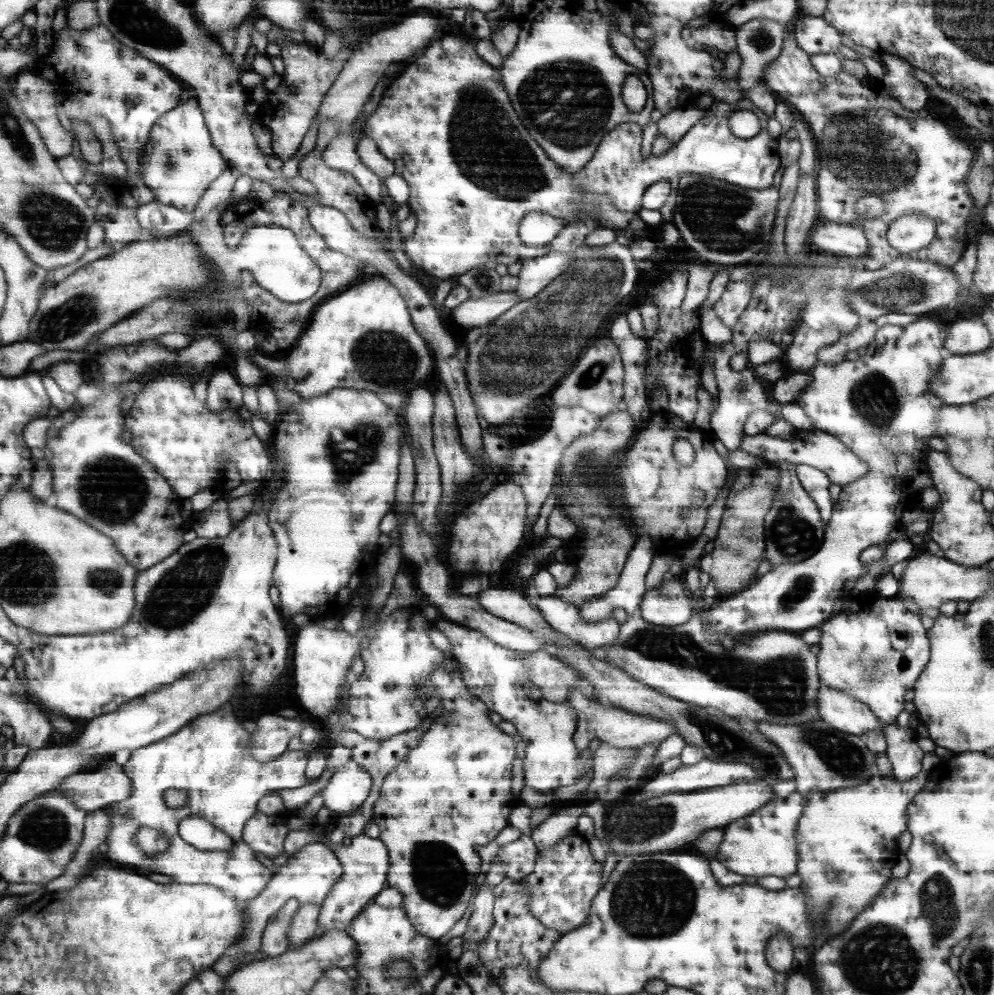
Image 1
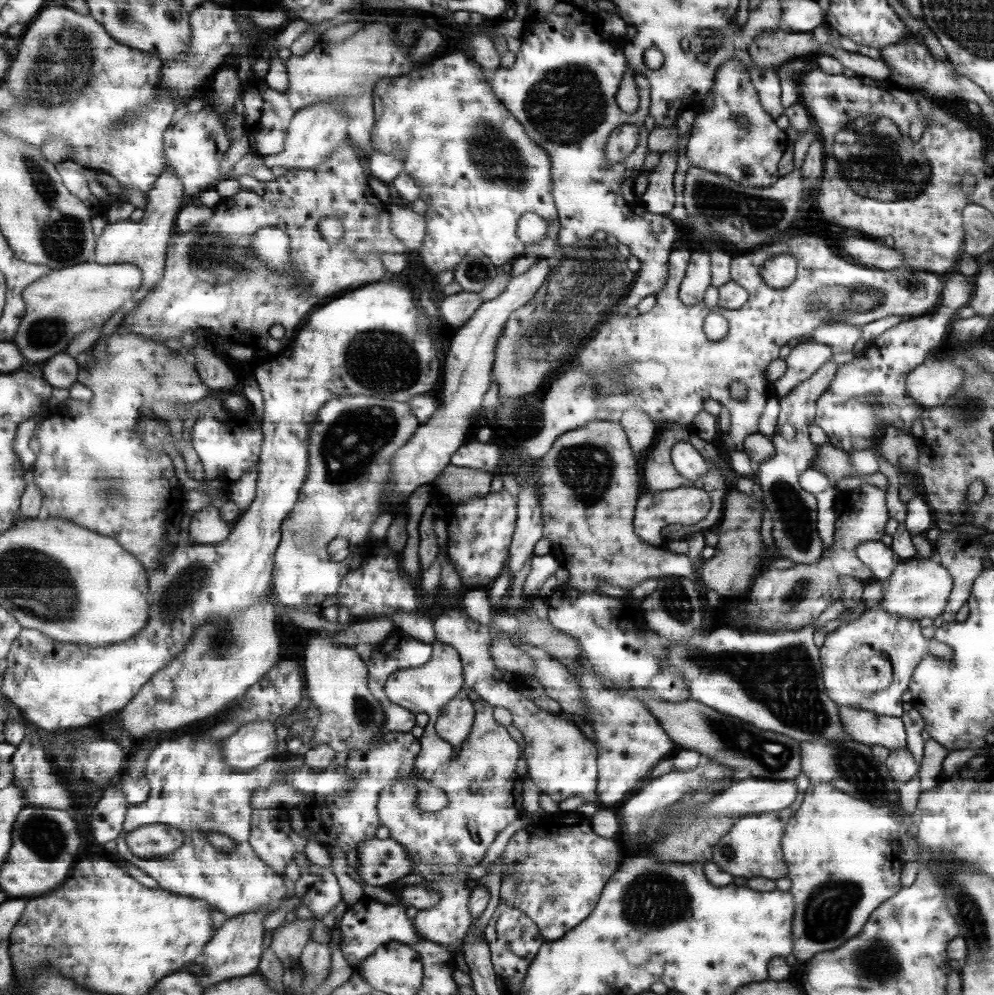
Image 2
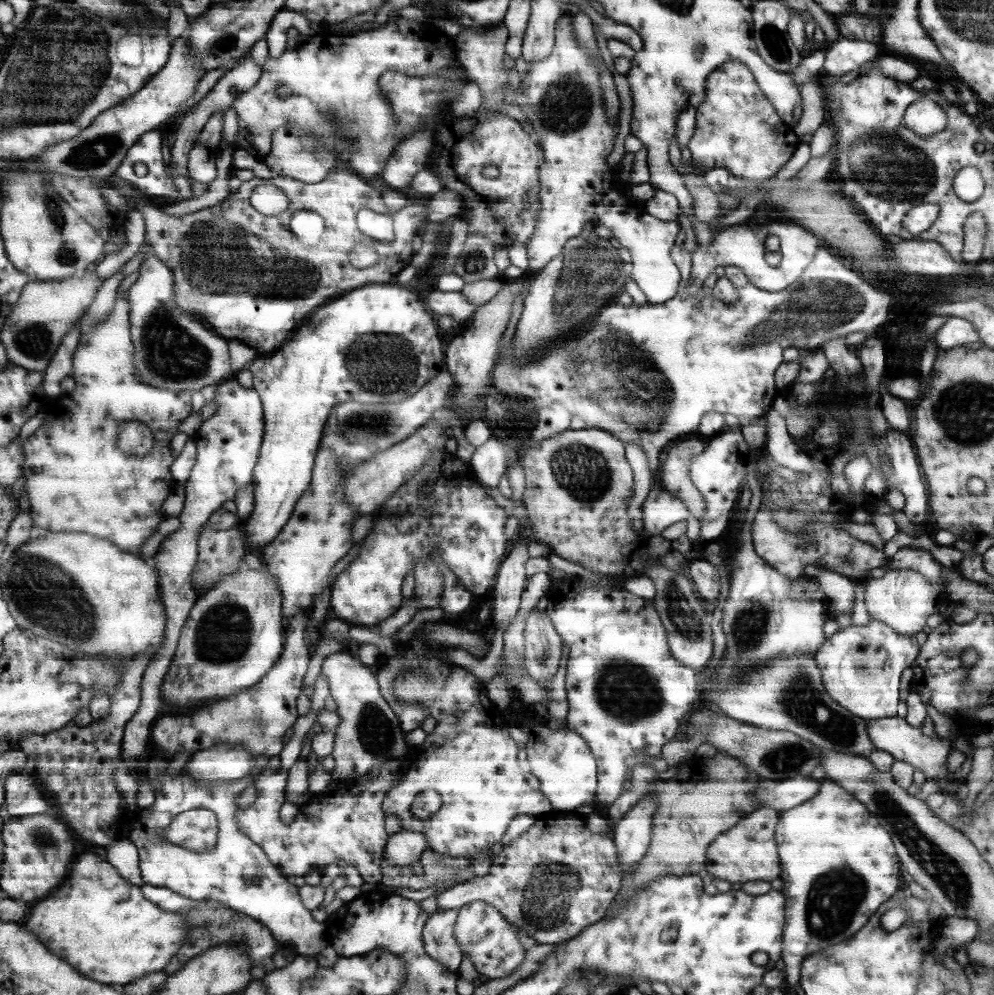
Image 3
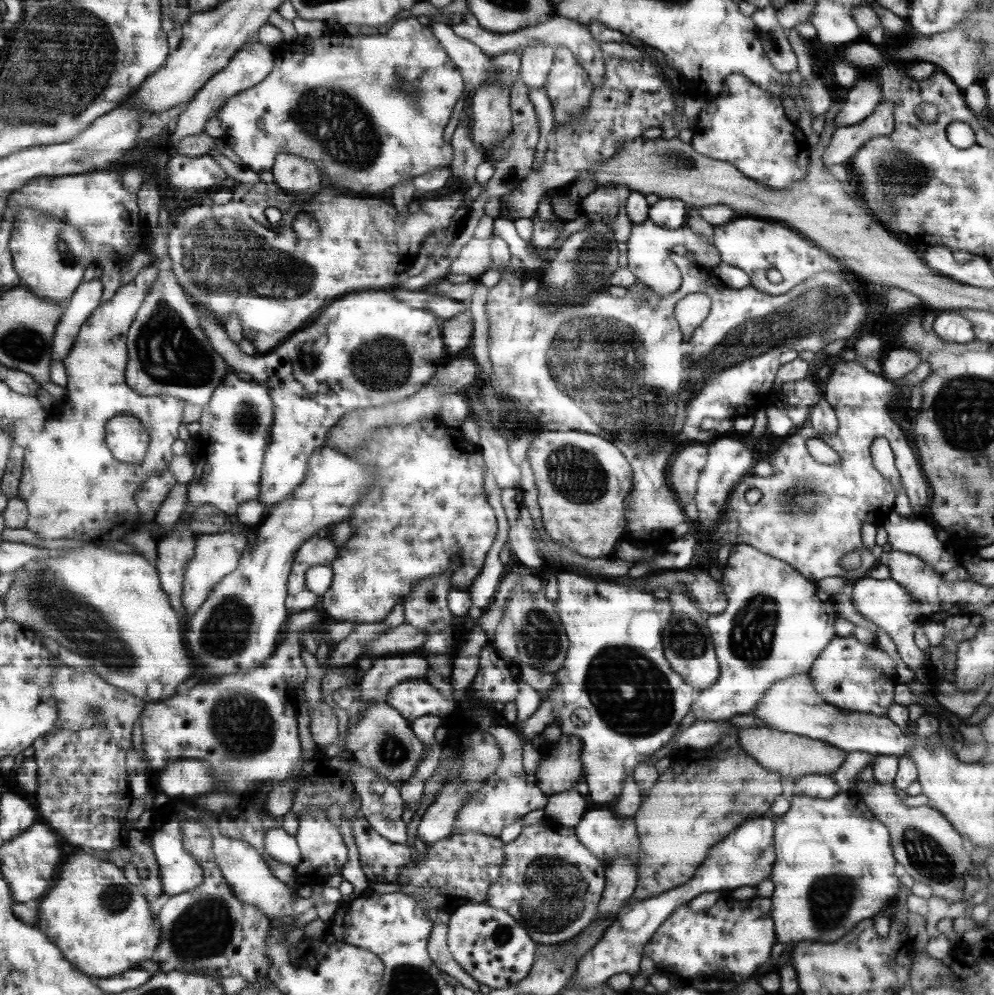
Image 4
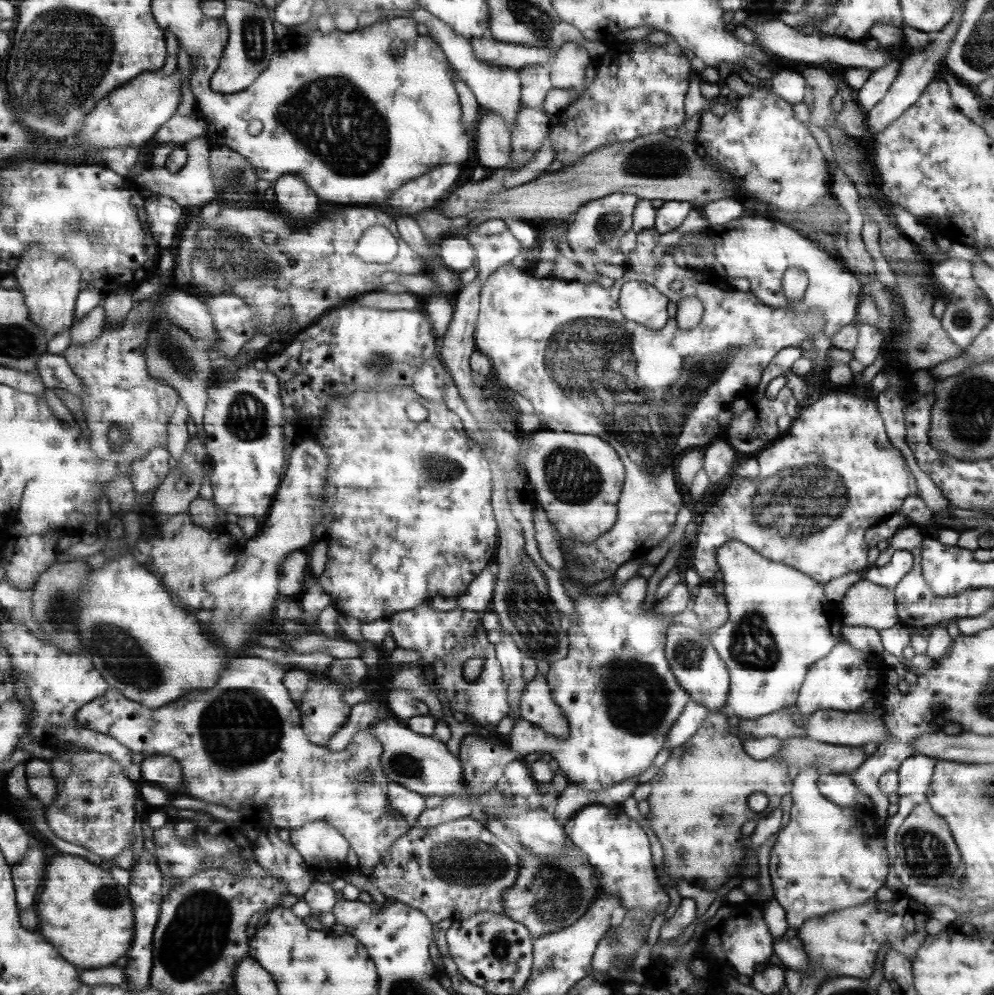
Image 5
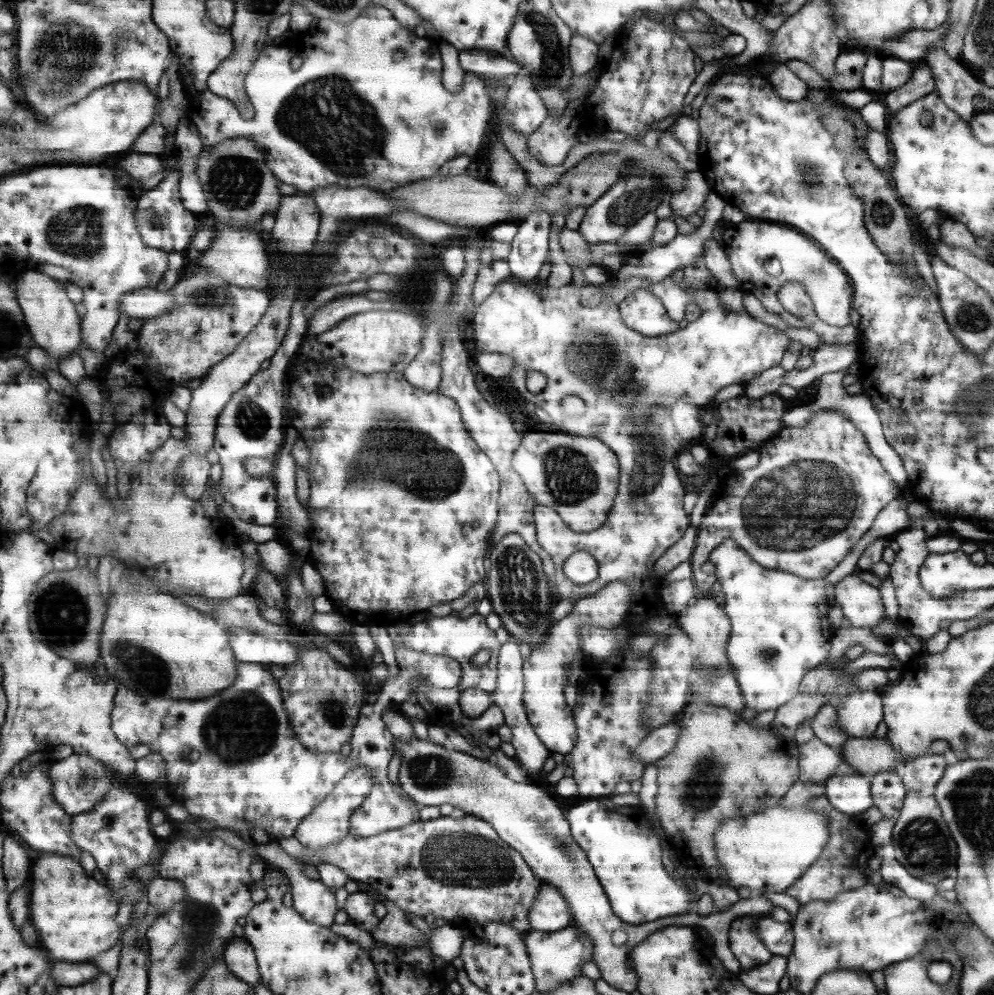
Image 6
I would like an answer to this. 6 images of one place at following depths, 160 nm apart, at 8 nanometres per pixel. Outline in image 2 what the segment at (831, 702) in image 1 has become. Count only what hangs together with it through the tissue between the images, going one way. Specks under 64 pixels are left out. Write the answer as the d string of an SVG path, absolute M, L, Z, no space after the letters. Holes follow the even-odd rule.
M838 707L844 732L855 742L868 747L881 745L888 750L907 749L905 731L899 717L879 716L860 708Z

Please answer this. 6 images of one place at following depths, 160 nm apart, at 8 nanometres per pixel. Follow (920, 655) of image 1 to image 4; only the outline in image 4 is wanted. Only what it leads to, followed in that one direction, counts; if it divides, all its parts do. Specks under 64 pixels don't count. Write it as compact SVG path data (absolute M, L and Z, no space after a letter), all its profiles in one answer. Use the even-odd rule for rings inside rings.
M853 635L834 636L812 664L808 676L816 688L817 696L821 697L823 702L846 711L887 717L887 708L894 703L893 690L897 682L895 668L893 660L881 648L877 648L875 642L865 646ZM853 672L855 686L859 688L853 688Z

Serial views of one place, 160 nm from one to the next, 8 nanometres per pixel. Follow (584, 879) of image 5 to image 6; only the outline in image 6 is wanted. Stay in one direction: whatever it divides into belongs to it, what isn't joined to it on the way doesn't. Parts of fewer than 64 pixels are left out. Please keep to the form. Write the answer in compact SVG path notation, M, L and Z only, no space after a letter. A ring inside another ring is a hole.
M540 880L528 920L531 930L555 932L572 924L571 909L558 888Z

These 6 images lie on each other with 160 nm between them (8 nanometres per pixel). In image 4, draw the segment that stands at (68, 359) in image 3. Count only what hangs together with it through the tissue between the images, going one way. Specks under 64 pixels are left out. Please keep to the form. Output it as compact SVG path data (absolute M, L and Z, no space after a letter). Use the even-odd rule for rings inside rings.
M93 279L79 284L60 320L53 341L54 362L64 362L69 358L77 343L79 333L85 322L90 319L94 310L99 308L103 298L103 284L101 280Z

